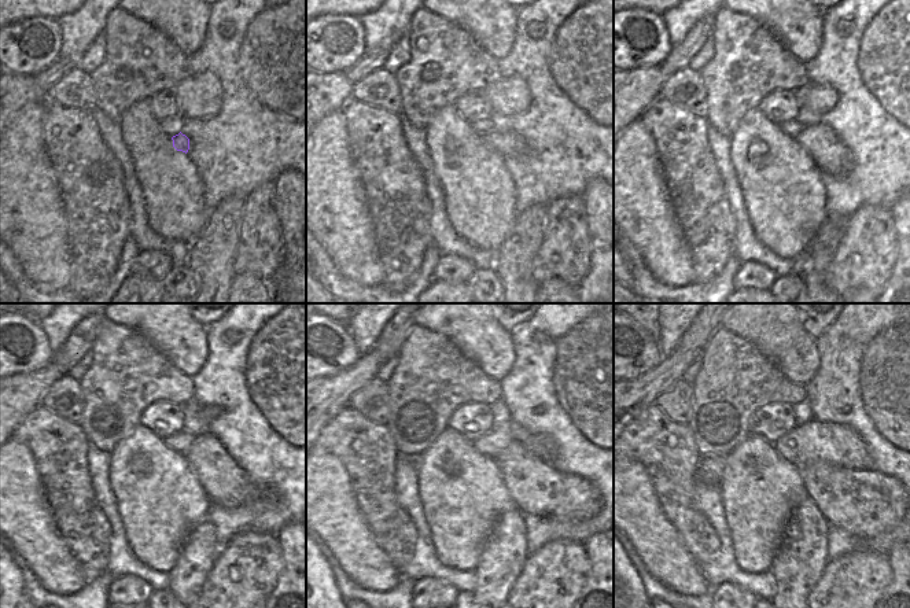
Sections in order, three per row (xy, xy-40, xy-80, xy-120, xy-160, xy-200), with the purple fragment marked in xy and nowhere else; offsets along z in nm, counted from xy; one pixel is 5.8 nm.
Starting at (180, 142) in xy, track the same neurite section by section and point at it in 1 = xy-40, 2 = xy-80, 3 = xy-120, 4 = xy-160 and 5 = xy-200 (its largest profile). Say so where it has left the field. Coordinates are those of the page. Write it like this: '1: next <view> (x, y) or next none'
1: next xy-40 (505, 143)
2: next xy-80 (824, 147)
3: next xy-120 (225, 483)
4: next xy-160 (535, 487)
5: next xy-200 (864, 503)

